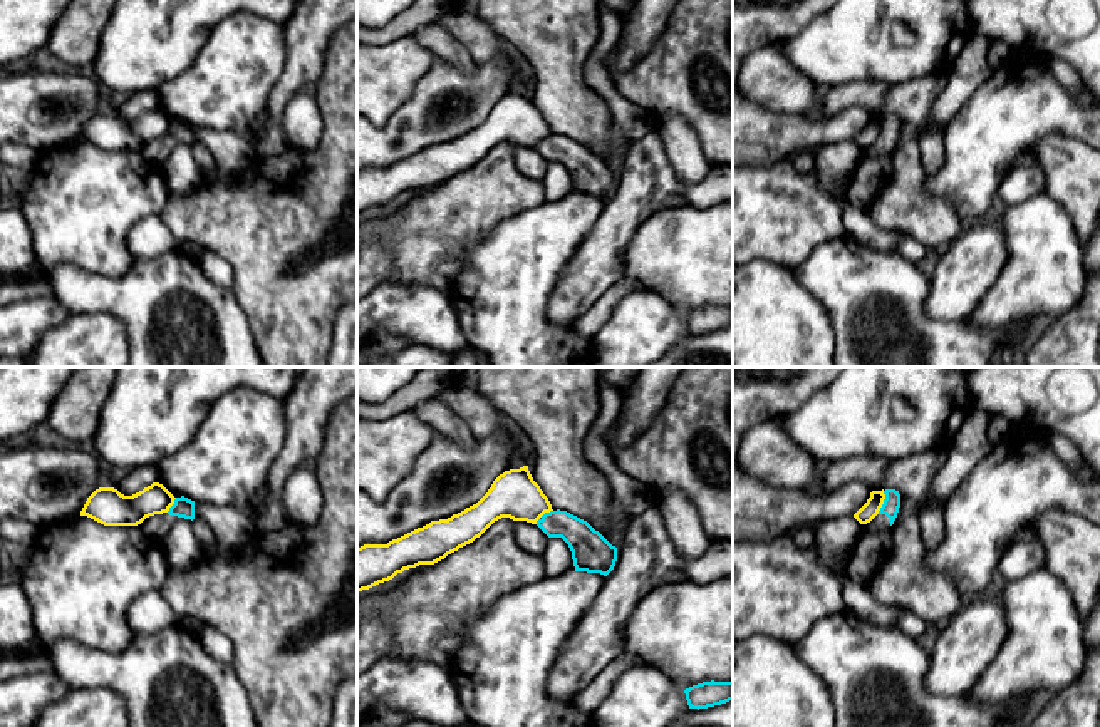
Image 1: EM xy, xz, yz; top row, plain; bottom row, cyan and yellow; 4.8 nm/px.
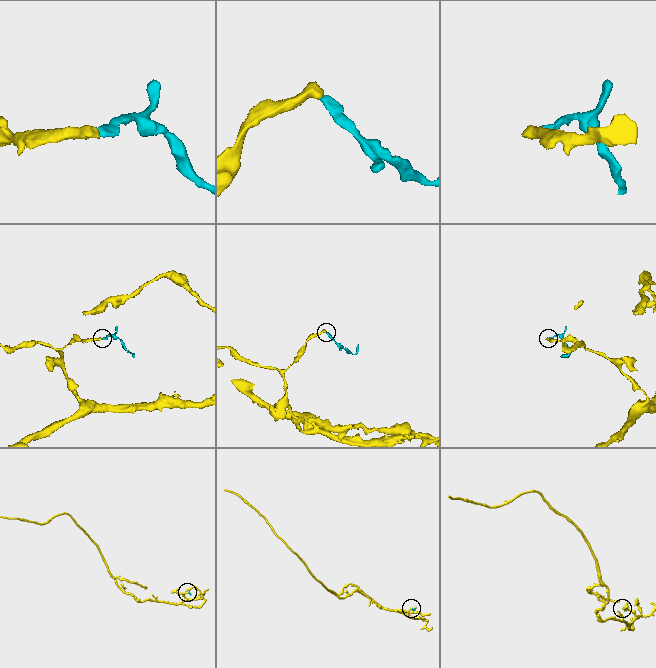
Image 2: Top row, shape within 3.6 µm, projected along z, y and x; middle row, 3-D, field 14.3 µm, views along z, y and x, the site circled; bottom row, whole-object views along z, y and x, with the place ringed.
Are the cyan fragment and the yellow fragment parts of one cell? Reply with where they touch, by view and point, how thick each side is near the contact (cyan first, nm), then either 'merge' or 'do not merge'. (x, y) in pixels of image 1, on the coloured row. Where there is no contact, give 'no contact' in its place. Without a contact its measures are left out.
yz (884, 503) | 80/80 nm | do not merge

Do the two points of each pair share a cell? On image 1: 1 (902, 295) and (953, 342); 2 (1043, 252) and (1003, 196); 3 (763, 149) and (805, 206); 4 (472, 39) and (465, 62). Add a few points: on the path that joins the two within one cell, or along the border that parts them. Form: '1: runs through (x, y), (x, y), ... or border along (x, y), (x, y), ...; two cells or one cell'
1: runs through (909, 310), (938, 339); one cell
2: border along (1043, 191), (1018, 203), (998, 205); two cells
3: border along (790, 156), (770, 166), (750, 166); two cells
4: border along (438, 22), (463, 46), (473, 61); two cells

